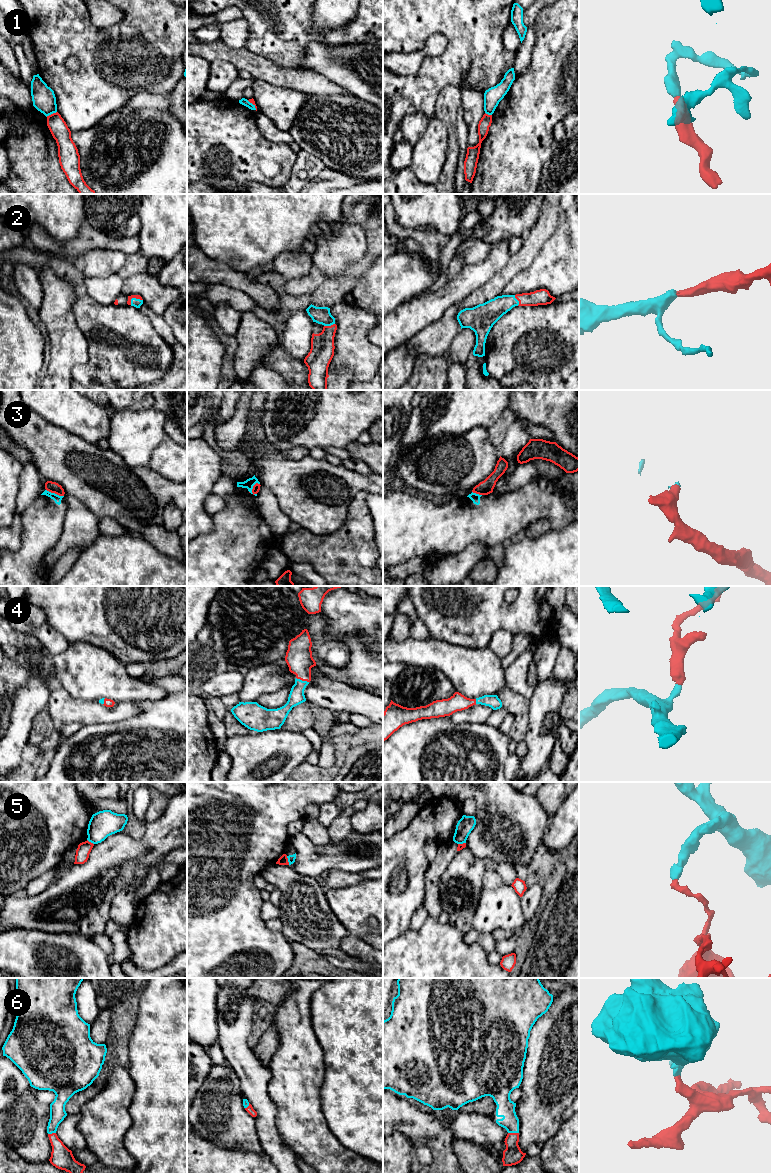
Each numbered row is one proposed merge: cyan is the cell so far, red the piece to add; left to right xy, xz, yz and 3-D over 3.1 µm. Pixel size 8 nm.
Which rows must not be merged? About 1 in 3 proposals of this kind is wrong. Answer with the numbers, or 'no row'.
1, 3, 5

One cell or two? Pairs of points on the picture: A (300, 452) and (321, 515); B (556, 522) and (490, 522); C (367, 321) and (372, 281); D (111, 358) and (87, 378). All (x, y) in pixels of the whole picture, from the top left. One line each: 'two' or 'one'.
A: two
B: one
C: two
D: one

